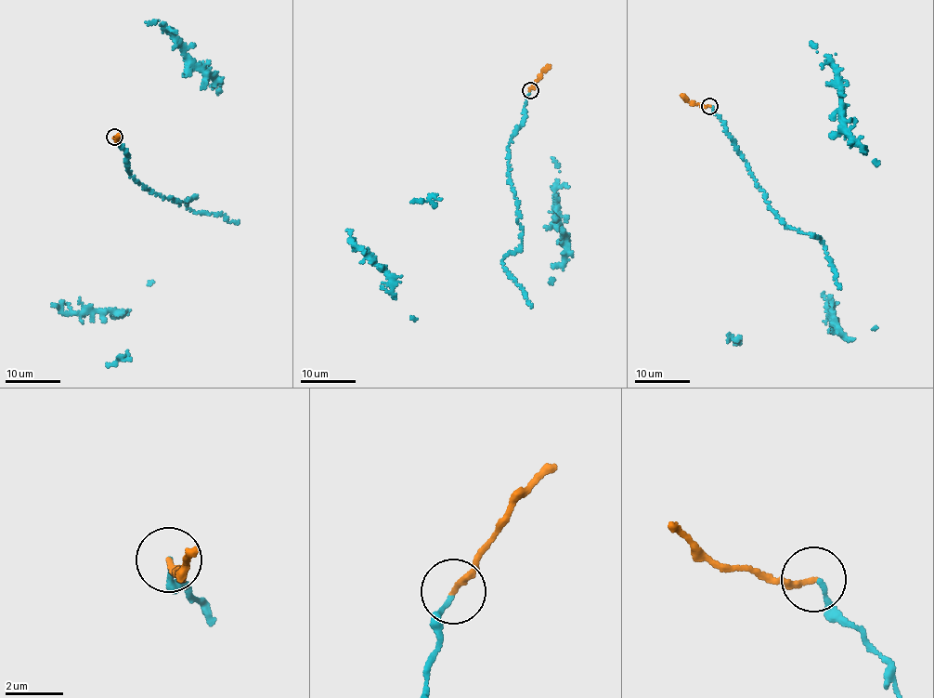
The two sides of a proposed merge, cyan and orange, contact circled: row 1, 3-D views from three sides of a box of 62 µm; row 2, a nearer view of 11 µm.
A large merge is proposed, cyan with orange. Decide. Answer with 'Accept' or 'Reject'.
Accept

